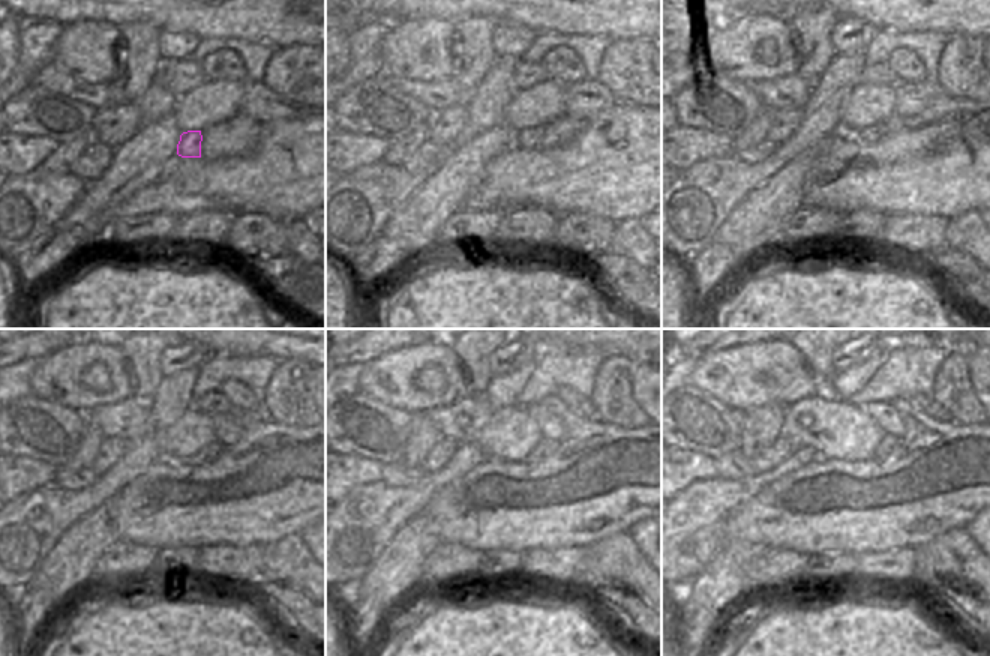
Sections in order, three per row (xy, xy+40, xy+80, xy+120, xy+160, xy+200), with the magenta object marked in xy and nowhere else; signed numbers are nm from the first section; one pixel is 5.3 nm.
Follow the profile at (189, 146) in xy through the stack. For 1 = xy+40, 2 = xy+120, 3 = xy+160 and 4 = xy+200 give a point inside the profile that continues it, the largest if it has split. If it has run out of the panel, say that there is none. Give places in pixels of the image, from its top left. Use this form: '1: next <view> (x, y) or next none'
1: next xy+40 (530, 138)
2: next xy+120 (210, 452)
3: next xy+160 (546, 448)
4: next xy+200 (888, 443)

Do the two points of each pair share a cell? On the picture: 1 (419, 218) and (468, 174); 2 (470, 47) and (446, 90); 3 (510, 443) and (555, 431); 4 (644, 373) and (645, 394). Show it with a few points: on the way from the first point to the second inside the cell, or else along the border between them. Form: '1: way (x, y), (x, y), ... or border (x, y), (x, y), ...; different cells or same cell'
1: way (431, 206), (456, 180); same cell
2: border (450, 78), (455, 81), (462, 102); different cells
3: border (524, 407), (543, 436); different cells
4: way (645, 377), (645, 389); same cell

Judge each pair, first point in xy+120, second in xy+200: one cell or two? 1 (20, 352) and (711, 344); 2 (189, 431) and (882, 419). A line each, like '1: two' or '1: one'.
1: one
2: two

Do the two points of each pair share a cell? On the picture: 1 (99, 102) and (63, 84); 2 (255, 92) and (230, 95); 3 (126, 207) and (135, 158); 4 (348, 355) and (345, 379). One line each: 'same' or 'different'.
1: same
2: different
3: different
4: different

